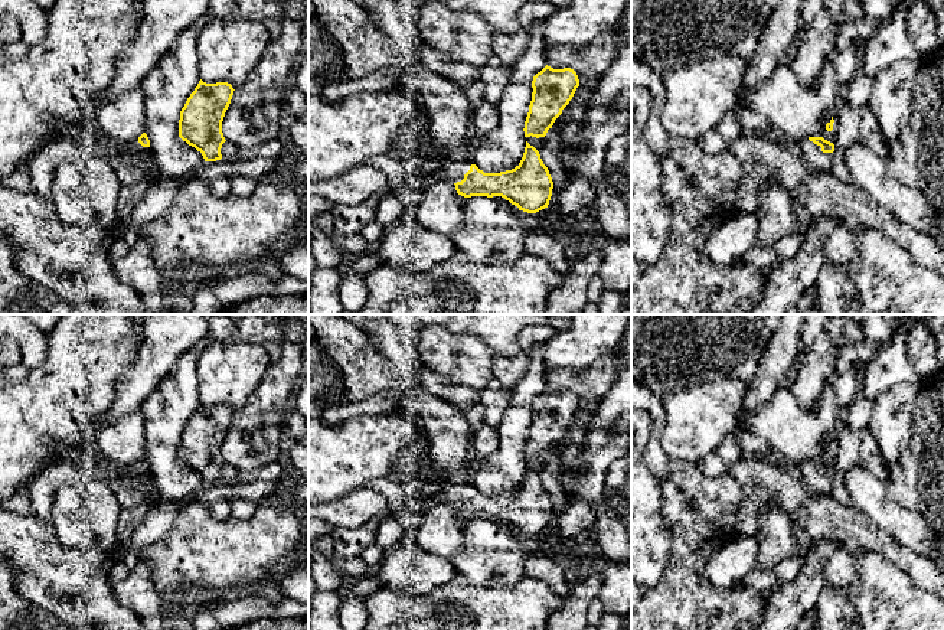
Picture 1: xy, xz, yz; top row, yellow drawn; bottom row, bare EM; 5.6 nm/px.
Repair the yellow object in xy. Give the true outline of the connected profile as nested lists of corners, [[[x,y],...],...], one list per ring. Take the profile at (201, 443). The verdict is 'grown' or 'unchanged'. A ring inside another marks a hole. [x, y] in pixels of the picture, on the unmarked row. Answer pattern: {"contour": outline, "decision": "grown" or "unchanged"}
{"contour": [[[200,402],[180,434],[179,460],[200,474],[205,484],[222,482],[221,471],[226,464],[222,444],[233,414],[228,405],[206,407]]], "decision": "unchanged"}

